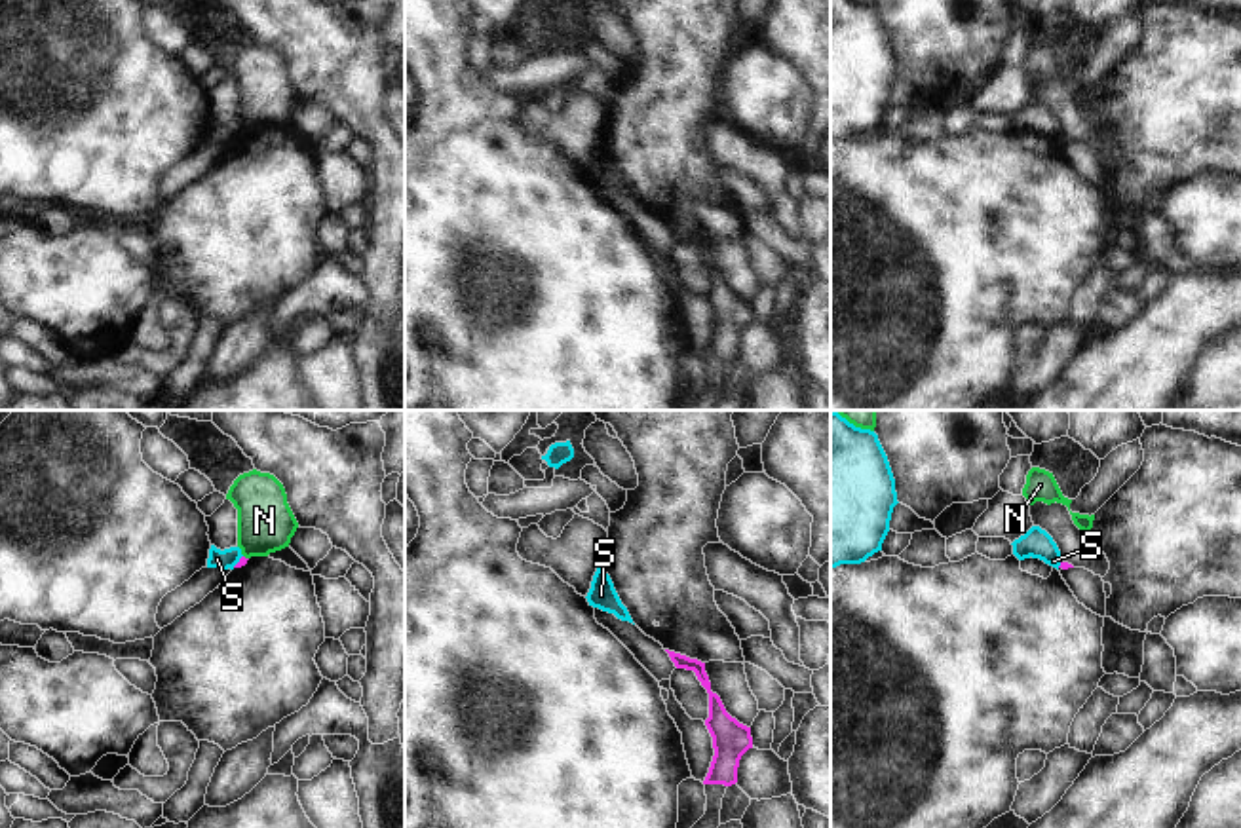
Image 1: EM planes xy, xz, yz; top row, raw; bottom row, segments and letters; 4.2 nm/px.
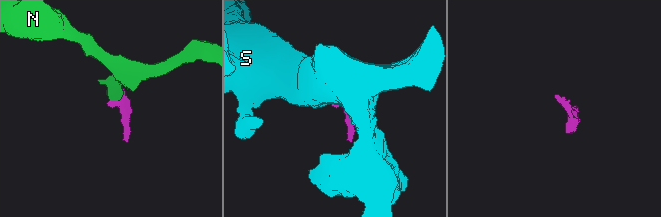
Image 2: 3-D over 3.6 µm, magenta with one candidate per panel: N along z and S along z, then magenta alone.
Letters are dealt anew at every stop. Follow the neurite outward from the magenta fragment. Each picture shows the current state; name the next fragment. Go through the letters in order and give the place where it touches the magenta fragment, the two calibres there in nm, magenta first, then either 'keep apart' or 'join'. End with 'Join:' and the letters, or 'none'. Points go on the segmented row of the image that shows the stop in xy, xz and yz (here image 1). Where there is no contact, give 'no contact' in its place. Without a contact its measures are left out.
N: xy (244, 557) | 30/240 nm | keep apart
S: xy (240, 561) | 30/80 nm | keep apart
Join: none

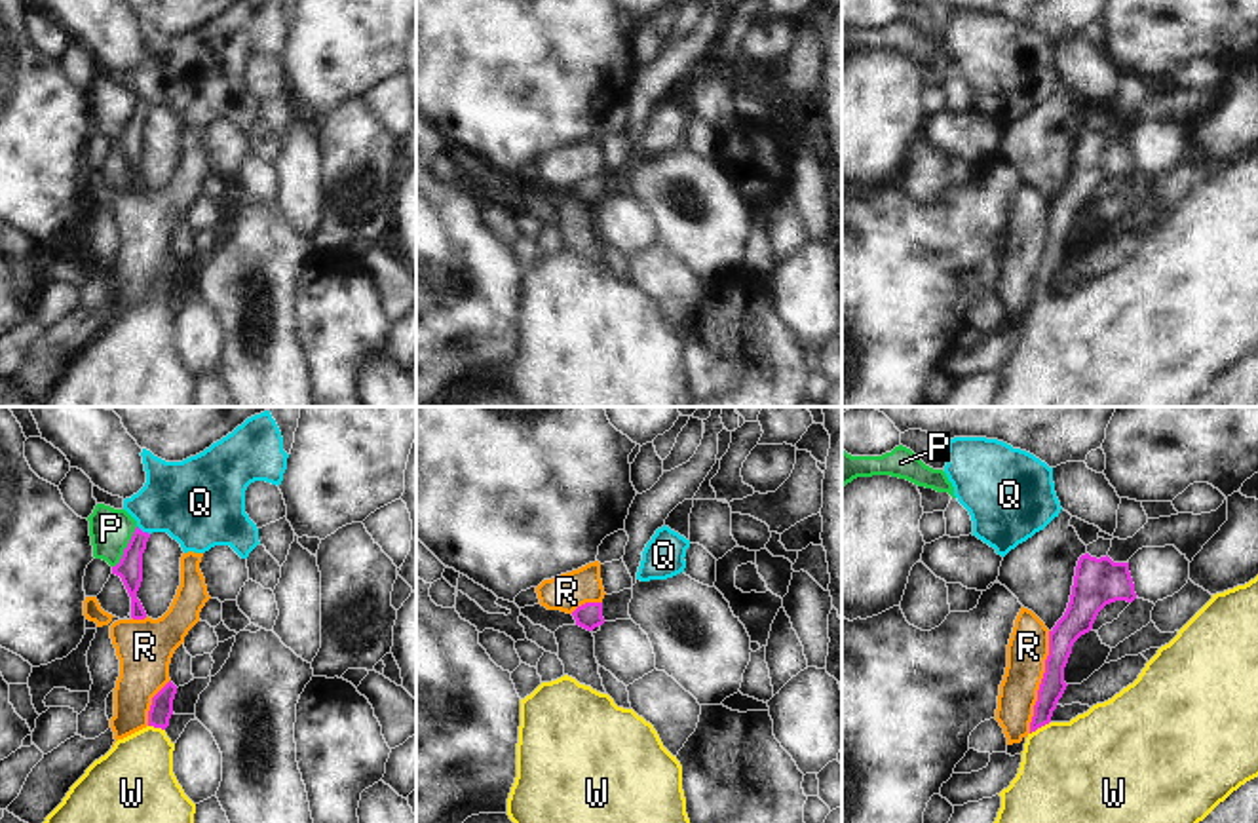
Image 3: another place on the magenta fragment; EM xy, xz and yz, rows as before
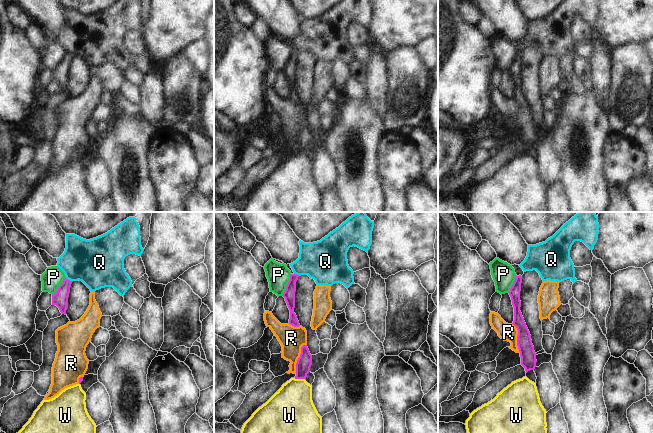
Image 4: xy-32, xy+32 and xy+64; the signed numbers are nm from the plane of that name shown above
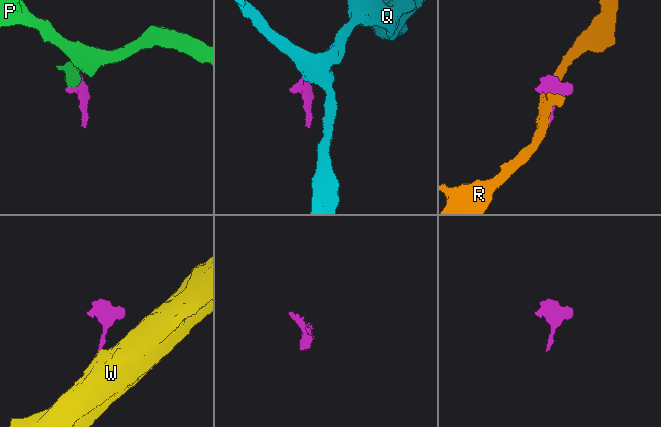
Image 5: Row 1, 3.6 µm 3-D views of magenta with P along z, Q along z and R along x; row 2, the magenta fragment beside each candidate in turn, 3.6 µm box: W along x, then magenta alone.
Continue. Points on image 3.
P: xy (126, 548) | 110/180 nm | keep apart
Q: xy (141, 531) | 110/340 nm | keep apart
R: yz (1042, 683) | 110/180 nm | keep apart
W: yz (1040, 727) | 110/440 nm | join
Join: W

